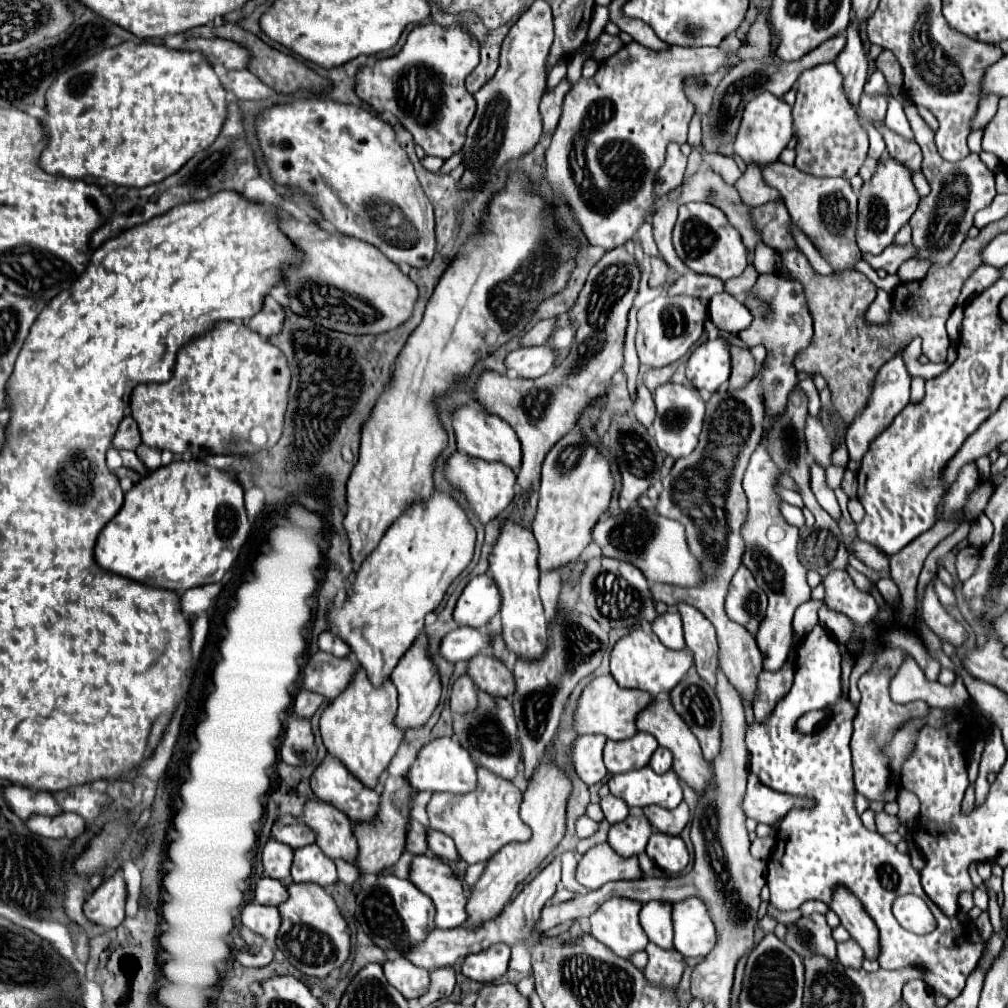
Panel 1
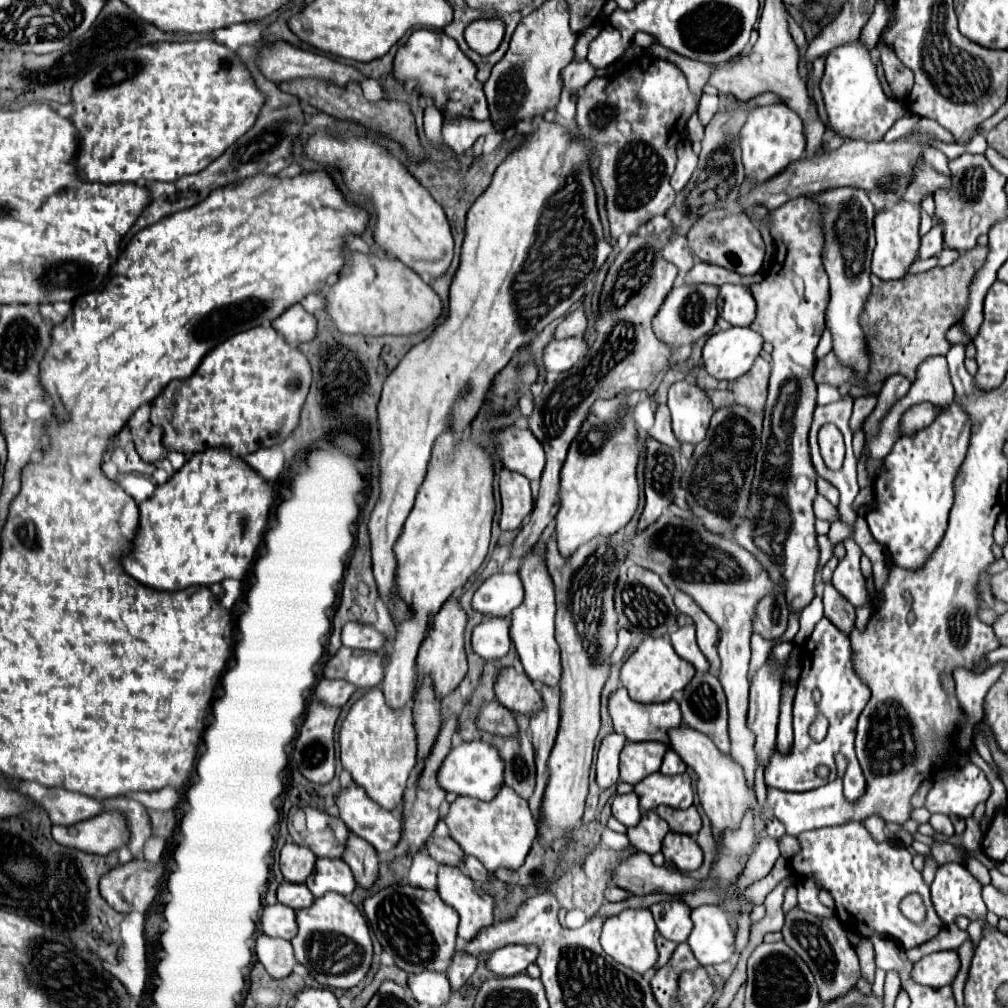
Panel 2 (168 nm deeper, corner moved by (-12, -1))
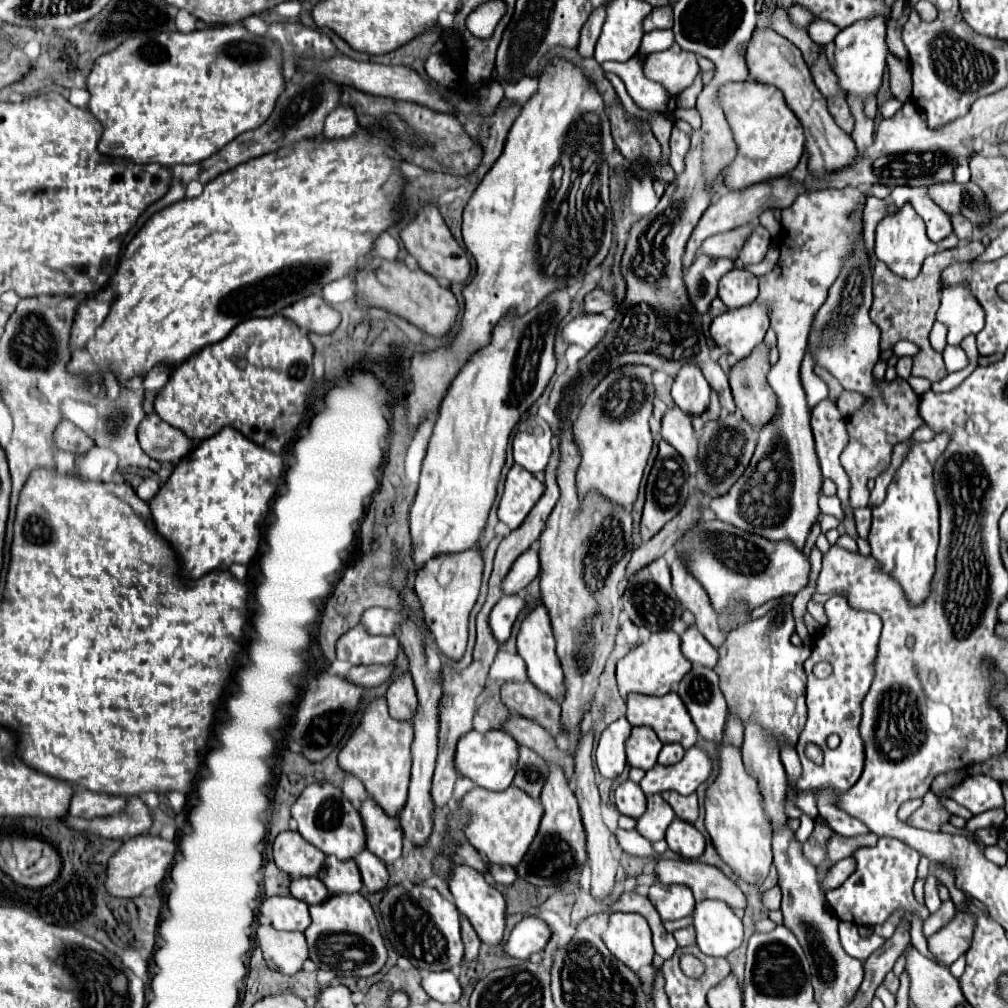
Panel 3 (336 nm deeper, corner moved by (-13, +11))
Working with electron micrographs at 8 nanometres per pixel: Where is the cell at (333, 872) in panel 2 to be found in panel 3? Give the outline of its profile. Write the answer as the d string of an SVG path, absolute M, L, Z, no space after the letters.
M334 856L326 858L322 882L330 890L330 894L354 894L362 890L362 878L354 860L338 860Z

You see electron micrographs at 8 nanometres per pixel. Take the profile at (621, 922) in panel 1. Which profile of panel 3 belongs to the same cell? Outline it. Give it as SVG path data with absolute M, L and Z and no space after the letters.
M614 912L602 940L622 964L632 968L632 972L648 966L654 958L652 932L642 914Z

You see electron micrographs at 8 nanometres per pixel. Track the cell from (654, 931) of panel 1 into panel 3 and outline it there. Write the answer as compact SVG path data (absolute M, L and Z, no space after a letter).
M656 882L650 886L648 892L650 902L658 910L662 920L678 920L684 916L690 916L694 912L694 896L688 886L666 886L662 882Z

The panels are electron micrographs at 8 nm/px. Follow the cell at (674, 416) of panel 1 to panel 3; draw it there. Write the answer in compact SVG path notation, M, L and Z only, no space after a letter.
M688 364L680 370L672 386L672 398L676 406L690 416L700 416L706 412L710 402L710 384L696 364Z

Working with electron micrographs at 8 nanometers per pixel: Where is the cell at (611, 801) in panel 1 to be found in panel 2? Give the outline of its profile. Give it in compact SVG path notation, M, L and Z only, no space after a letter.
M631 792L631 794L617 794L617 796L613 798L611 808L613 808L613 816L615 816L621 824L625 824L627 828L629 828L629 826L635 826L635 824L639 822L639 818L641 818L639 800L637 800L635 792Z

